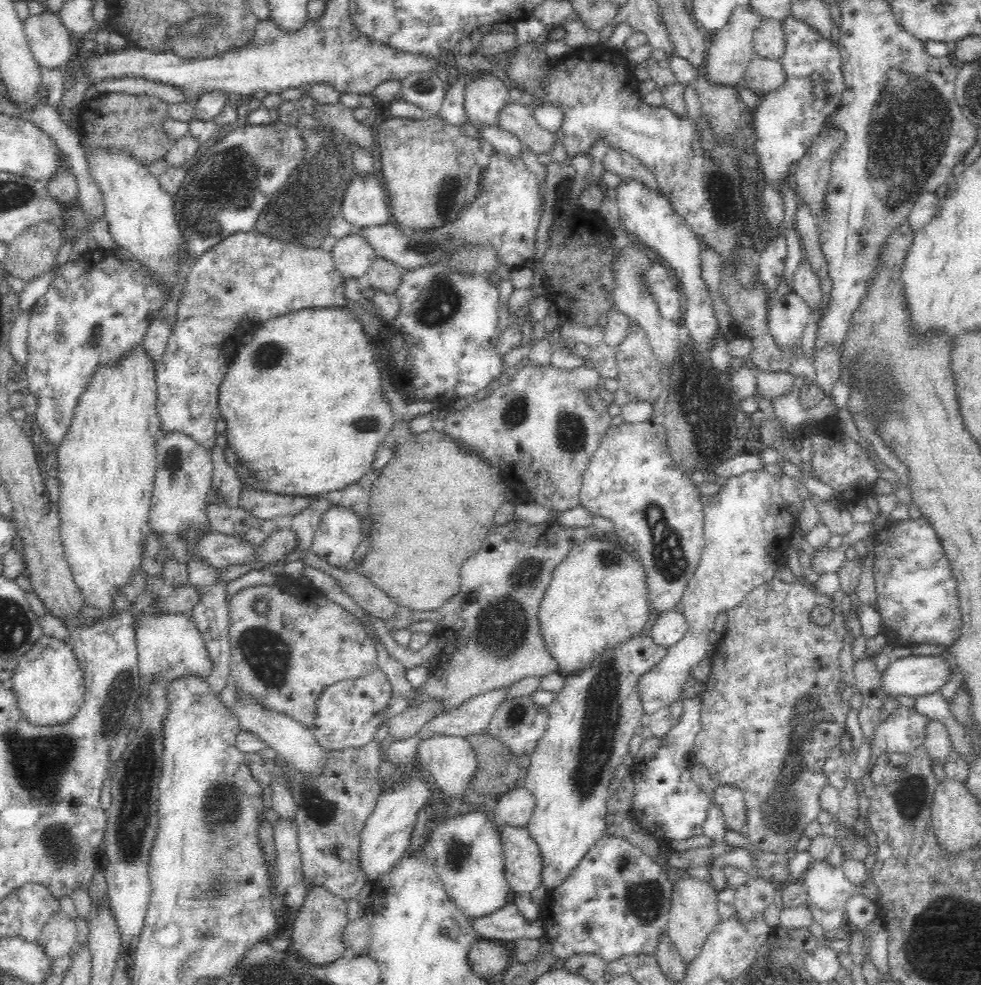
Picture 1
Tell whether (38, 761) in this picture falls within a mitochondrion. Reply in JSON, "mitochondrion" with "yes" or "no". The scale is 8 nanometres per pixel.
{"mitochondrion":"yes"}

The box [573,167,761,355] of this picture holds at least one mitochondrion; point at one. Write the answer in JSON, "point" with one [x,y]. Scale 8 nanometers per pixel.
{"point":[715,177]}

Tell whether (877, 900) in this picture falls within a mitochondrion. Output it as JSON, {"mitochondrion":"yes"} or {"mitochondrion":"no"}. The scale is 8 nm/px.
{"mitochondrion":"no"}

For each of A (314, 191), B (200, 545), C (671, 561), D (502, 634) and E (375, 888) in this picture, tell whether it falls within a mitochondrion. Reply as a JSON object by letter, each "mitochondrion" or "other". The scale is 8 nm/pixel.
{"A":"mitochondrion","B":"other","C":"mitochondrion","D":"mitochondrion","E":"other"}

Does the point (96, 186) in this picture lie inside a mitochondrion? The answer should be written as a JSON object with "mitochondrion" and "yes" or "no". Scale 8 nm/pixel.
{"mitochondrion":"no"}

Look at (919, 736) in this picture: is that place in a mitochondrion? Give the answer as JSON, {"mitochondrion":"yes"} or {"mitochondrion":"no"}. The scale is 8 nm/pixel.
{"mitochondrion":"no"}

